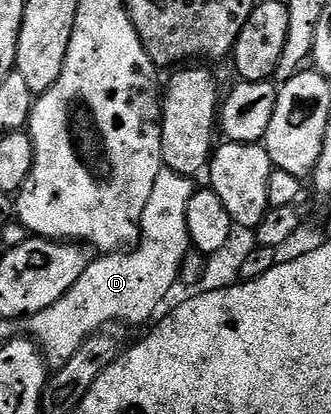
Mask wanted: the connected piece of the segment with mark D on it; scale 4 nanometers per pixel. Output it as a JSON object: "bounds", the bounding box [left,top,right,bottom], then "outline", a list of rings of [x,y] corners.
{"bounds":[27,168,197,368],"outline":[[[167,168],[160,170],[158,180],[154,180],[154,192],[150,192],[150,200],[146,200],[146,212],[140,221],[142,237],[135,249],[131,252],[117,252],[97,257],[97,262],[96,259],[89,261],[86,272],[78,276],[78,284],[74,284],[74,288],[70,288],[70,292],[66,292],[62,300],[58,300],[42,312],[31,315],[27,323],[29,324],[27,333],[35,339],[45,359],[53,367],[59,368],[68,362],[70,356],[74,356],[74,352],[78,352],[78,348],[82,348],[82,344],[88,338],[107,327],[104,326],[107,322],[149,321],[148,323],[151,323],[157,317],[156,309],[163,304],[164,297],[171,292],[172,285],[175,282],[177,284],[181,277],[181,266],[190,254],[186,210],[197,189],[197,183],[193,179]]]}

